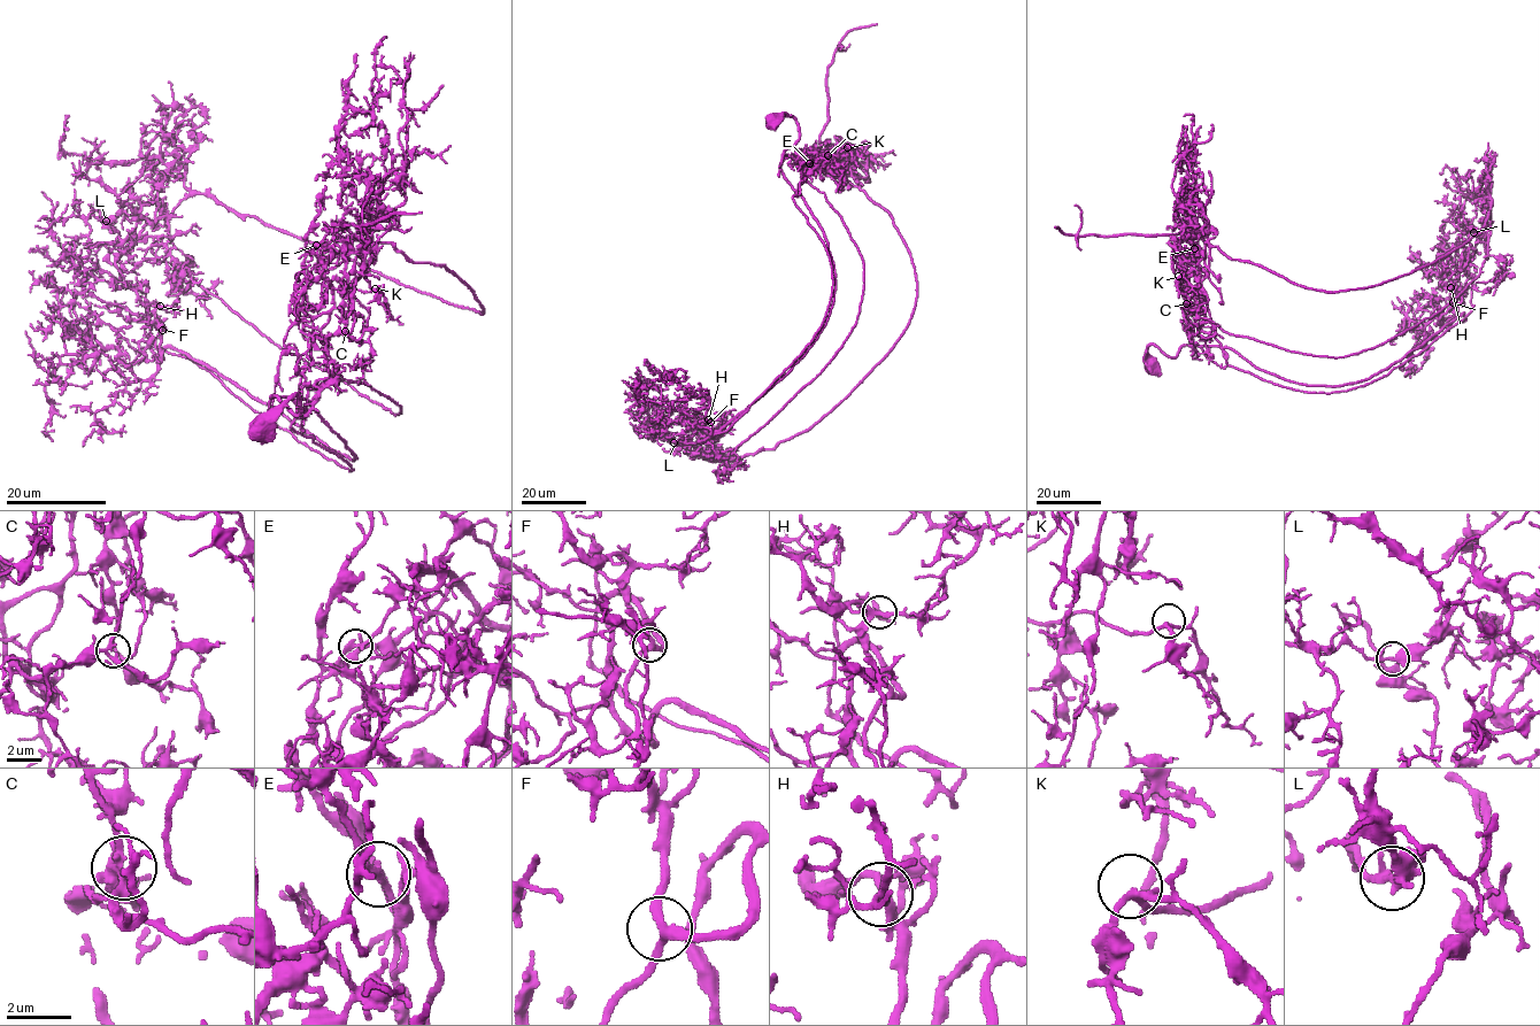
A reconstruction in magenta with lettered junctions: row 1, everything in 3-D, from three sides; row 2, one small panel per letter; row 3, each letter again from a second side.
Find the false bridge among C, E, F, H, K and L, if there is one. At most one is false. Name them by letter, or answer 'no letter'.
E

